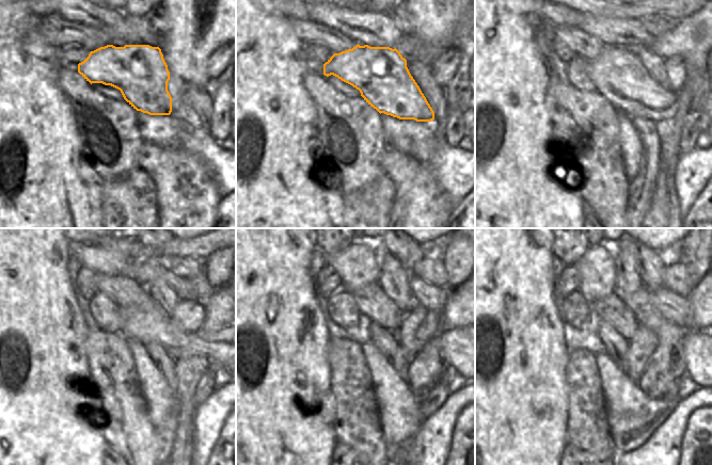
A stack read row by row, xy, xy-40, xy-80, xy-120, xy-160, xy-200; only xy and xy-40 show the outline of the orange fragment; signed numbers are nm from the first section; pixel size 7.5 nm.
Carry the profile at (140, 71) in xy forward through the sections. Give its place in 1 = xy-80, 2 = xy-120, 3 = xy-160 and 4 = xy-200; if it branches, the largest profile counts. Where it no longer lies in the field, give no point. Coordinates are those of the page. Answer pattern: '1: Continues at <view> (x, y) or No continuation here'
1: Continues at xy-80 (618, 75)
2: Continues at xy-120 (149, 322)
3: Continues at xy-160 (453, 345)
4: Continues at xy-200 (692, 345)

